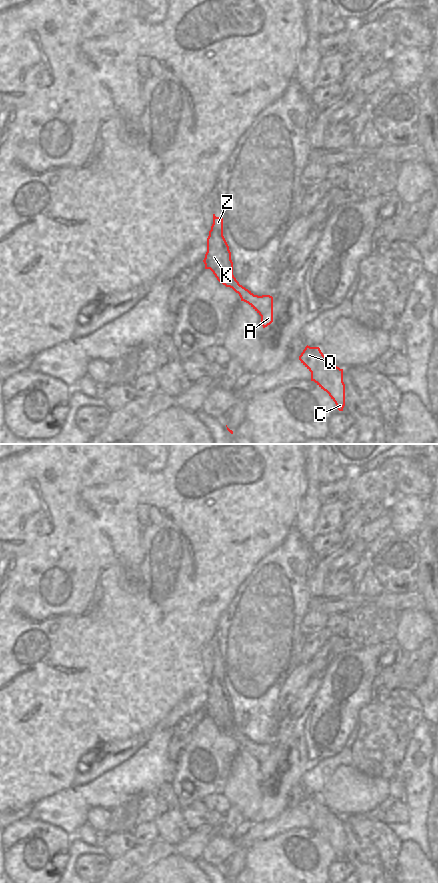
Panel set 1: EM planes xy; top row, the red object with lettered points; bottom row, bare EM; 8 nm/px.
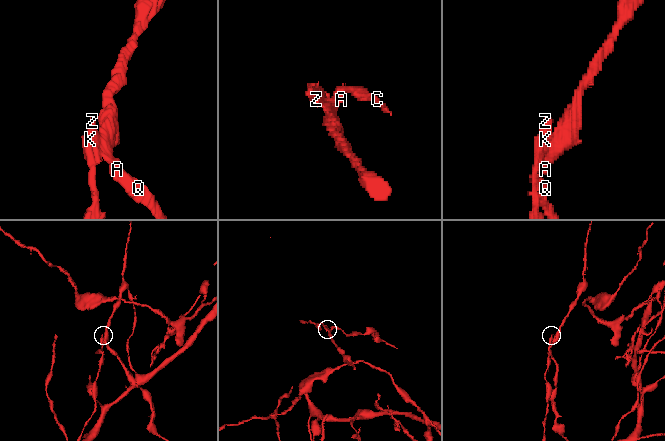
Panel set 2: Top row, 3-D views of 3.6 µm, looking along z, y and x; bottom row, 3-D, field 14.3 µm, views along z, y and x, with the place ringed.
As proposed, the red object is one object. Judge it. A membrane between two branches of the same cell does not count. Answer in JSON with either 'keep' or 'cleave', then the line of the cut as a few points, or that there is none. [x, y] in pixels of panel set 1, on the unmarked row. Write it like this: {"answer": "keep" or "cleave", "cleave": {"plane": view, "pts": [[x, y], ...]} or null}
{"answer": "cleave", "cleave": {"plane": "xy", "pts": [[233, 723], [235, 733], [232, 736]]}}

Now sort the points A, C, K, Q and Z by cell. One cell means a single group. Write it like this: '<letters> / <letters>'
A C Q / K Z

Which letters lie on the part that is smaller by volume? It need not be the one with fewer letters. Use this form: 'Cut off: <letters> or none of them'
Cut off: A, C, Q

